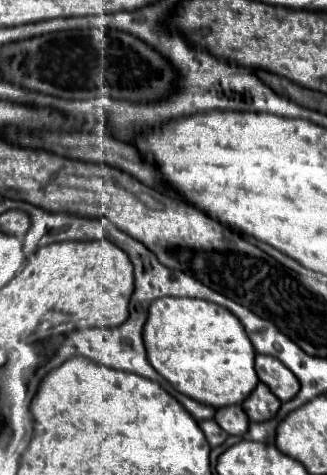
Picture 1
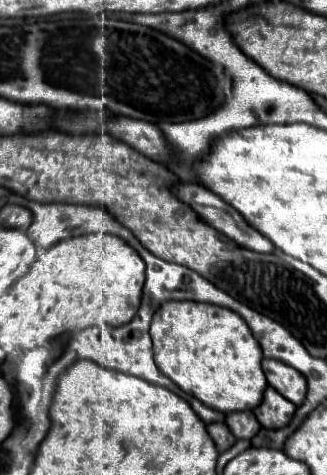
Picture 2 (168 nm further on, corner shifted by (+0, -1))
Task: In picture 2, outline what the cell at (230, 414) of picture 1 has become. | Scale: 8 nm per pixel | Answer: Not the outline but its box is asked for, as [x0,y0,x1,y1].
[224,410,260,438]

